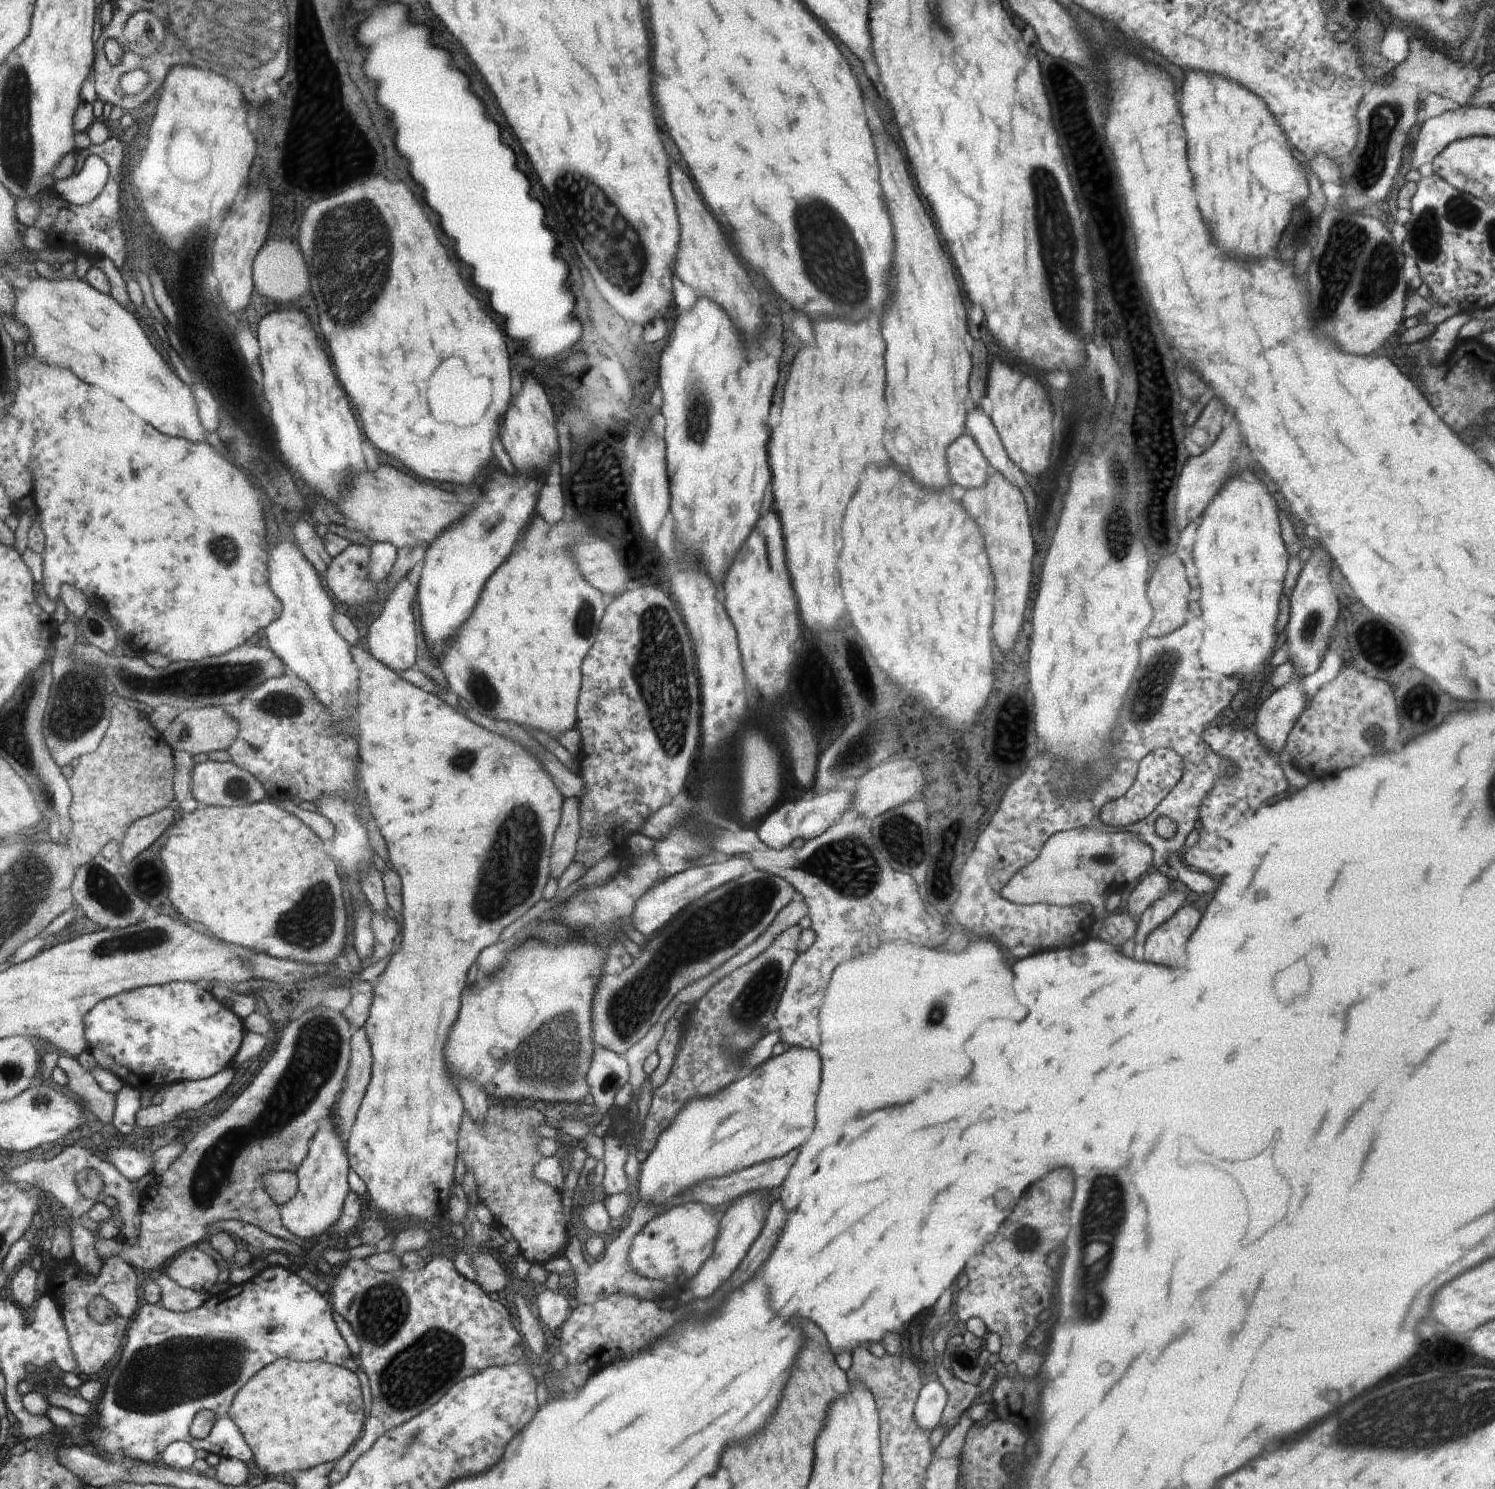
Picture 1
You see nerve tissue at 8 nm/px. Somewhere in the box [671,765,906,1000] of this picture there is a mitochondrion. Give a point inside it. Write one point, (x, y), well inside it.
(848, 865)

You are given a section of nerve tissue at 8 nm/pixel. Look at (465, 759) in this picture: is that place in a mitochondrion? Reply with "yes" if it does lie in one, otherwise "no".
yes

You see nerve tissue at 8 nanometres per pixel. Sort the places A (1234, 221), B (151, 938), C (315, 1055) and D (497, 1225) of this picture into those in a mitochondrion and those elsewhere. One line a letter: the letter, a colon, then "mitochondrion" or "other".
A: other
B: mitochondrion
C: mitochondrion
D: other

